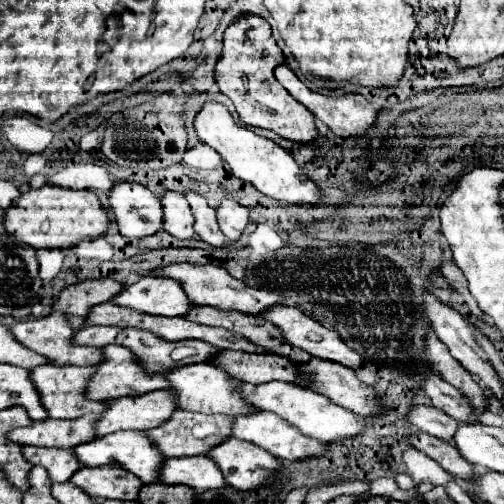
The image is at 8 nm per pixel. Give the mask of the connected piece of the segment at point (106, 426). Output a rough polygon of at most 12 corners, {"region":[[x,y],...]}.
{"region":[[173,392],[107,400],[95,430],[151,430],[179,408]]}

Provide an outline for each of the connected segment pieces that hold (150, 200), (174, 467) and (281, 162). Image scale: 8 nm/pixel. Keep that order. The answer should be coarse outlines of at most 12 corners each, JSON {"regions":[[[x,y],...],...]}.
{"regions":[[[115,184],[109,212],[119,232],[163,228],[161,200],[141,184]],[[209,456],[167,458],[163,482],[221,490],[229,482]],[[205,104],[195,132],[261,194],[321,204],[319,186],[273,140]]]}

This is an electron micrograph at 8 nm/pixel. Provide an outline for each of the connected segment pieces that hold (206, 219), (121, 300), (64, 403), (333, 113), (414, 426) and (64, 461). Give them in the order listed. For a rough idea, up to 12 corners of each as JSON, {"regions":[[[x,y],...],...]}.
{"regions":[[[195,192],[185,196],[201,240],[213,248],[229,246],[215,210]],[[145,276],[113,302],[153,316],[197,306],[181,282]],[[53,364],[33,368],[51,418],[101,414],[87,400],[95,368]],[[281,64],[285,90],[335,136],[359,138],[379,110],[361,94],[311,92]],[[415,406],[411,430],[453,442],[457,420],[433,406]],[[23,446],[31,464],[45,466],[53,482],[81,468],[71,450]]]}

